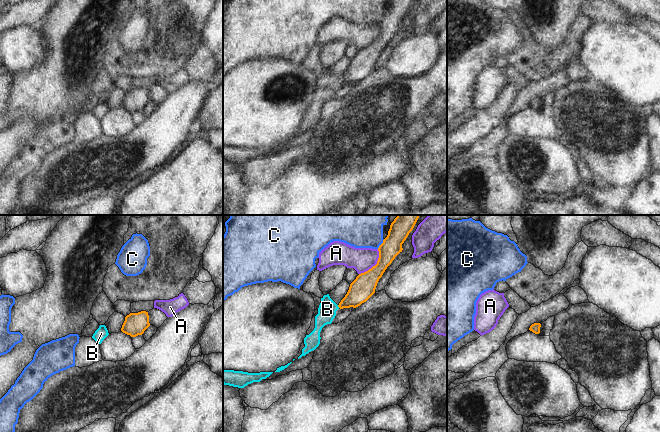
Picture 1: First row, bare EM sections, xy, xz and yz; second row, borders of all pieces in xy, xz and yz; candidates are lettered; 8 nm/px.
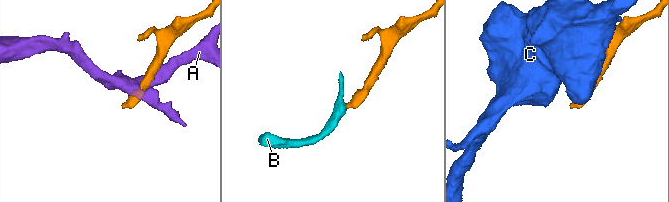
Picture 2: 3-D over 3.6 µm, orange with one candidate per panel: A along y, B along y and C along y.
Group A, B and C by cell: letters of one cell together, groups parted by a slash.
A / B / C

